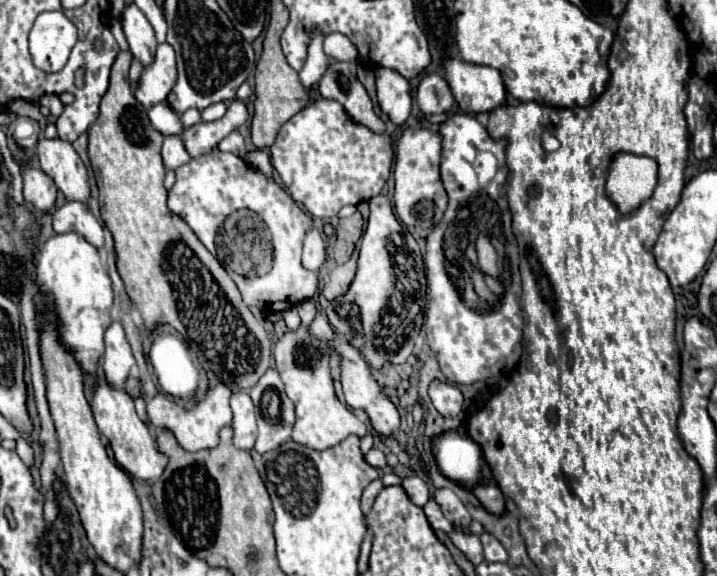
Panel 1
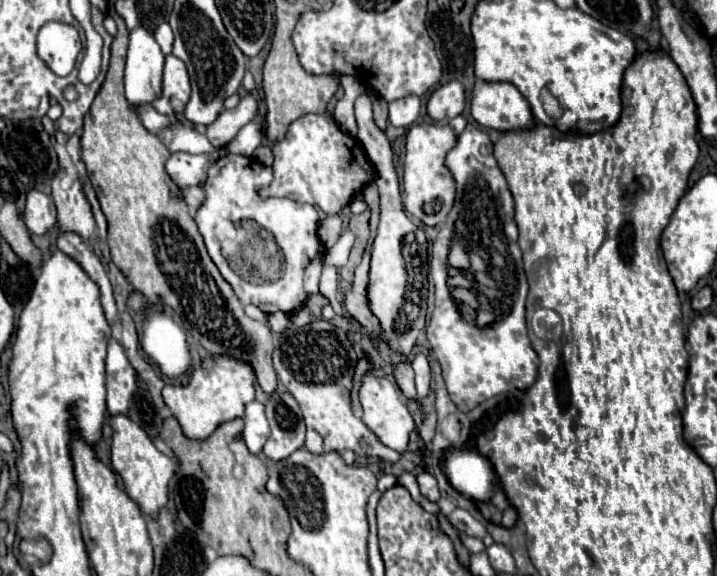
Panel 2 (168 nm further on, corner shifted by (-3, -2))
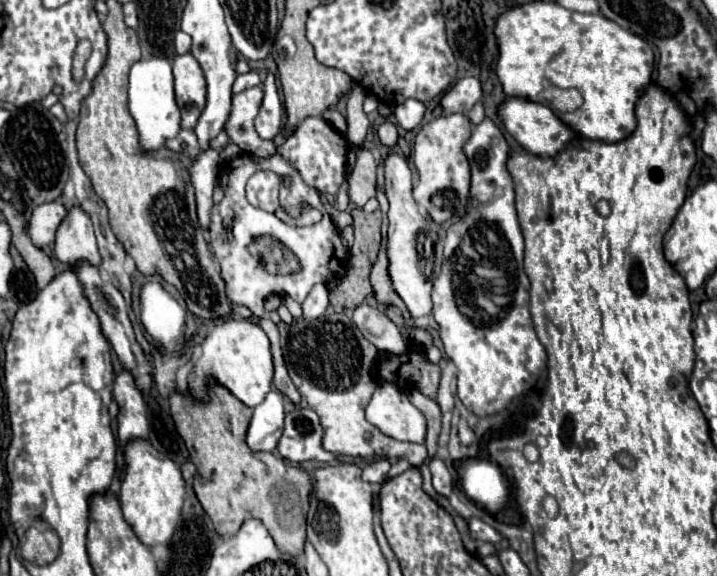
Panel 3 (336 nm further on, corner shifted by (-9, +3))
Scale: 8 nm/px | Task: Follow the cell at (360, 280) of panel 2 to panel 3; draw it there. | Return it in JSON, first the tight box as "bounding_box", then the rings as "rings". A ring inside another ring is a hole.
{"bounding_box":[369,245,411,327],"rings":[[[381,245],[381,249],[379,249],[377,261],[375,261],[373,267],[371,267],[369,279],[371,279],[371,285],[373,285],[373,293],[375,293],[377,303],[399,307],[401,315],[403,315],[405,321],[407,321],[407,327],[411,327],[407,307],[405,307],[405,303],[401,301],[401,297],[399,297],[399,295],[393,291],[393,287],[391,287],[391,279],[389,279],[389,273],[387,273],[387,255],[385,255],[385,247],[383,247],[383,245]]]}

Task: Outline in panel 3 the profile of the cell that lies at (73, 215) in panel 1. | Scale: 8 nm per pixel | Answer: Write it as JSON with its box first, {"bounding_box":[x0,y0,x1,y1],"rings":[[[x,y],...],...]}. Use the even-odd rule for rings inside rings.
{"bounding_box":[77,261,151,391],"rings":[[[85,261],[79,263],[79,267],[77,267],[77,277],[79,277],[79,281],[83,283],[85,295],[87,295],[87,299],[91,301],[91,307],[93,307],[93,311],[97,313],[97,317],[99,317],[99,321],[101,321],[103,335],[109,339],[109,343],[111,343],[113,351],[117,353],[121,365],[123,365],[125,369],[129,369],[129,371],[135,375],[137,387],[139,387],[141,391],[149,391],[149,387],[151,387],[151,363],[149,363],[149,359],[143,355],[141,347],[139,347],[137,341],[135,341],[133,327],[131,327],[131,321],[129,321],[127,303],[125,303],[121,291],[119,291],[113,283],[109,283],[109,281],[105,281],[105,279],[101,277],[99,267],[93,267],[91,263],[85,263]]]}

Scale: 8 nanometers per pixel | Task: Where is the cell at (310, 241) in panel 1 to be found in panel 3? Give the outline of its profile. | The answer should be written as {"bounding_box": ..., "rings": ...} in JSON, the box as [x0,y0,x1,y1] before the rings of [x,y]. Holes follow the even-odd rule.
{"bounding_box":[301,283,329,319],"rings":[[[317,283],[311,289],[311,293],[307,295],[307,299],[303,301],[303,305],[301,305],[303,307],[303,317],[305,319],[317,319],[317,317],[321,317],[325,313],[327,305],[329,305],[327,297],[329,297],[327,287],[323,283]]]}

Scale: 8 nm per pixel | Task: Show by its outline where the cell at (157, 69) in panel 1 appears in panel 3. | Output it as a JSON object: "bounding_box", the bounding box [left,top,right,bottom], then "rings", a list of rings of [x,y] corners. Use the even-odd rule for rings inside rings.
{"bounding_box":[173,55,205,129],"rings":[[[177,55],[173,59],[175,99],[181,111],[181,127],[193,129],[205,107],[205,77],[193,55]]]}

